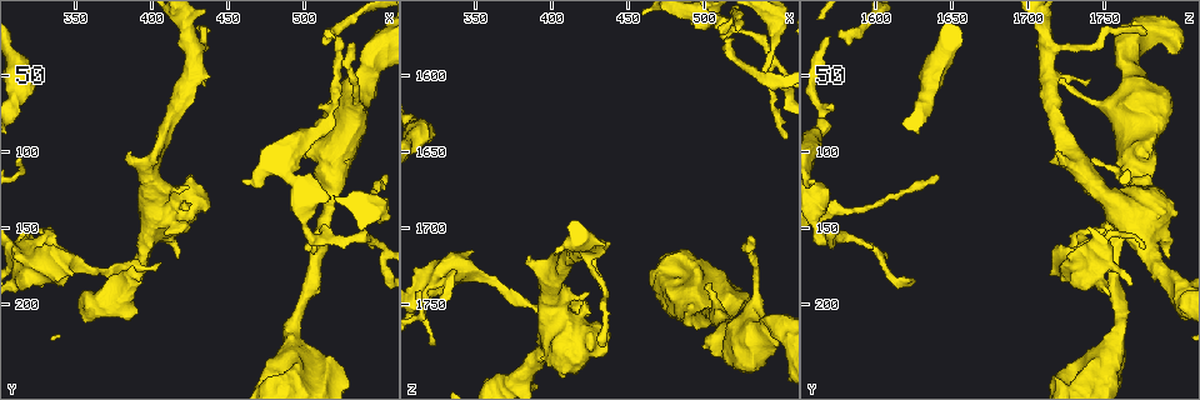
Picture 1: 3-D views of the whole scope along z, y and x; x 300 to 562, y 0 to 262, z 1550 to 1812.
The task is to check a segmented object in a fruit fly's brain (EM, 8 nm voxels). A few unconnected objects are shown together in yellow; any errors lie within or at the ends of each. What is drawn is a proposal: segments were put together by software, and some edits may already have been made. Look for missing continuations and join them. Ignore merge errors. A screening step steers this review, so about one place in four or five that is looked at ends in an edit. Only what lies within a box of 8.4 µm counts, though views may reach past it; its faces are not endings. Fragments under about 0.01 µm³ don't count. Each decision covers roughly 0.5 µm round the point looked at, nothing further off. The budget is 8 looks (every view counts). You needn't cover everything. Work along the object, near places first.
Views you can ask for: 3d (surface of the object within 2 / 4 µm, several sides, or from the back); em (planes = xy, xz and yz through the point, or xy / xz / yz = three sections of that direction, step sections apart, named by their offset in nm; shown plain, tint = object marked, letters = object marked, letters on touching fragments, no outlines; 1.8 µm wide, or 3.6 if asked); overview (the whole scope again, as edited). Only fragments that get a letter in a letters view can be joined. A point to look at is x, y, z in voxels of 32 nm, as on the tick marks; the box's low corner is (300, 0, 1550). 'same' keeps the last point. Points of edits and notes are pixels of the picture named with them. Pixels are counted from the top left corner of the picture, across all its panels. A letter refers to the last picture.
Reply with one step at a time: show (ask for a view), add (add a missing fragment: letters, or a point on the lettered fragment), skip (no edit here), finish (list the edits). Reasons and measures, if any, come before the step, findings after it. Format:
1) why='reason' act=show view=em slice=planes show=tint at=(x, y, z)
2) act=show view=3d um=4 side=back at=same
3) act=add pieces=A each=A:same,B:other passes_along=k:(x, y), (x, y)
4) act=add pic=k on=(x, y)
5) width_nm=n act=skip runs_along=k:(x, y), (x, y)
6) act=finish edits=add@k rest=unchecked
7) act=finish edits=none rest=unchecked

why='thin end' act=show view=3d um=2 at=(324, 164, 1774)

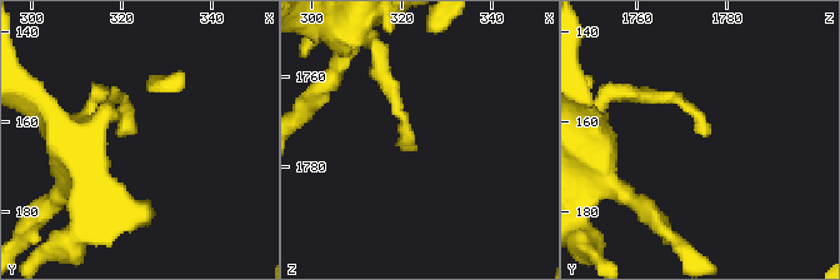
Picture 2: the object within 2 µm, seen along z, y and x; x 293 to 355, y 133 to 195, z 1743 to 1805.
act=show view=em slice=planes show=letters at=(324, 163, 1776)

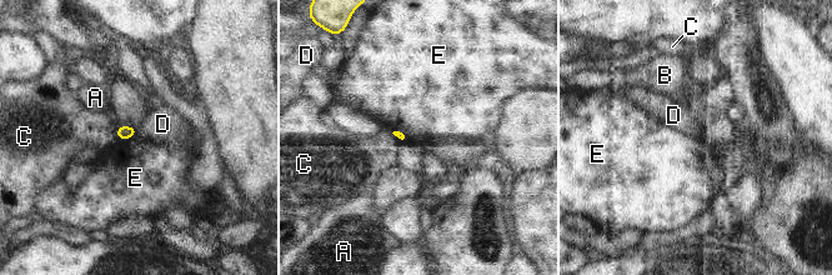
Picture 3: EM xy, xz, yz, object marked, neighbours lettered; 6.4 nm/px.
act=skip each=A:other,B:other,C:other,D:other,E:other border=3:(135, 134), (123, 140) found='no lettered fragment goes on from it'

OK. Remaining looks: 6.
why='narrows sharply' act=show view=3d um=4 at=(368, 178, 1738)

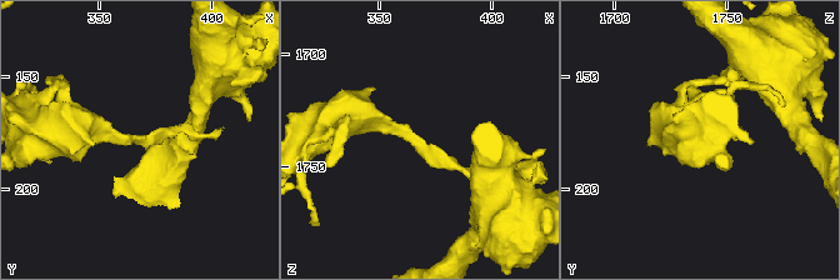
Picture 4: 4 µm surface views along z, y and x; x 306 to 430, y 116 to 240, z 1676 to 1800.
why='now the EM' act=show view=em slice=yz step=4 show=letters at=(369, 177, 1739)

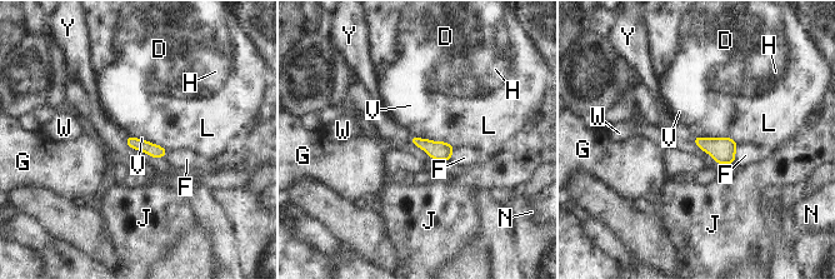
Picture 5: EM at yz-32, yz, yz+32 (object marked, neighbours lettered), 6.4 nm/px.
longest_contact=L:300nm act=skip each=D:other,F:other,G:other,H:other,J:other,L:other,N:other,V:other,W:other,Y:other found='none of them fits'

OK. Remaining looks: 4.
why='free end' act=show view=em slice=planes show=plain at=(416, 168, 1792)

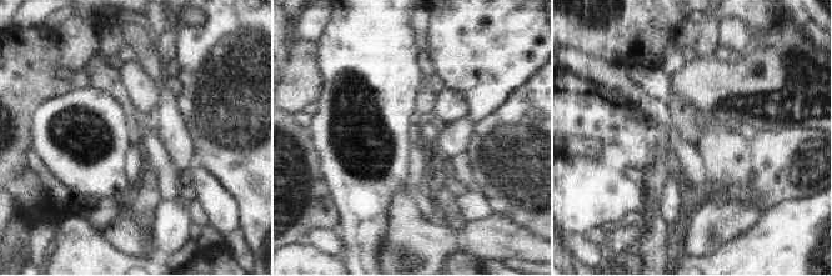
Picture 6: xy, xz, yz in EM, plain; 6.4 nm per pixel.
why='what lies round it' act=show view=em slice=planes show=letters at=same

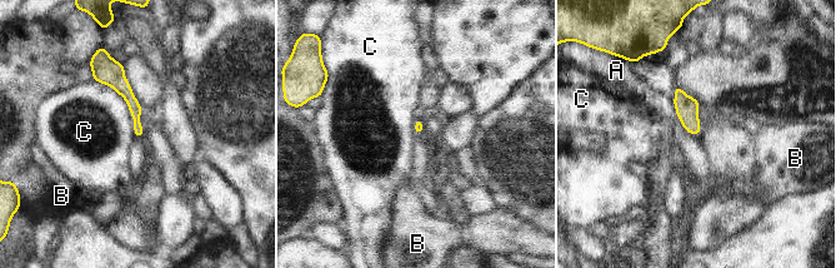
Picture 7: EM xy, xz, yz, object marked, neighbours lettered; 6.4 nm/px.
act=skip each=A:other,B:other,C:other border=7:(93, 79), (110, 85), (130, 113) found='none of them fits'

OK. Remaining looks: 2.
act=finish edits=none rest=unchecked

